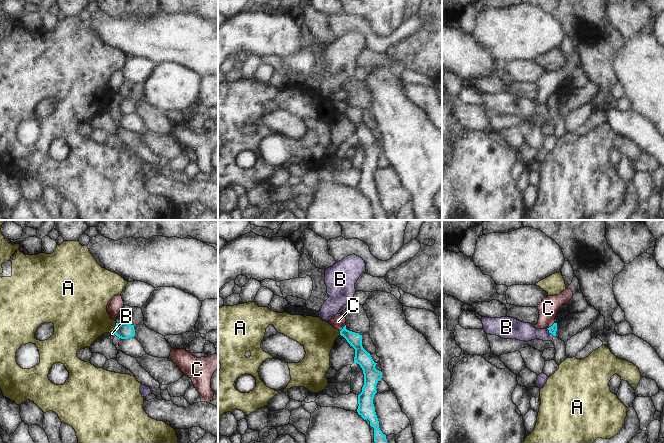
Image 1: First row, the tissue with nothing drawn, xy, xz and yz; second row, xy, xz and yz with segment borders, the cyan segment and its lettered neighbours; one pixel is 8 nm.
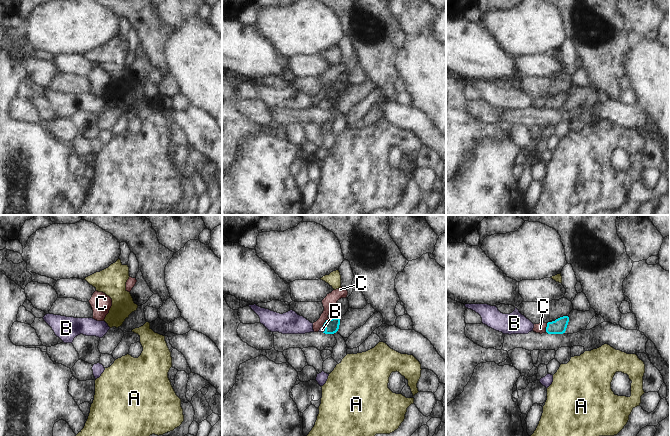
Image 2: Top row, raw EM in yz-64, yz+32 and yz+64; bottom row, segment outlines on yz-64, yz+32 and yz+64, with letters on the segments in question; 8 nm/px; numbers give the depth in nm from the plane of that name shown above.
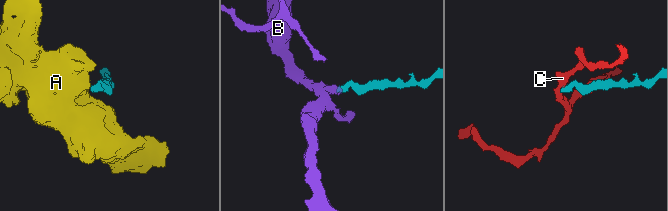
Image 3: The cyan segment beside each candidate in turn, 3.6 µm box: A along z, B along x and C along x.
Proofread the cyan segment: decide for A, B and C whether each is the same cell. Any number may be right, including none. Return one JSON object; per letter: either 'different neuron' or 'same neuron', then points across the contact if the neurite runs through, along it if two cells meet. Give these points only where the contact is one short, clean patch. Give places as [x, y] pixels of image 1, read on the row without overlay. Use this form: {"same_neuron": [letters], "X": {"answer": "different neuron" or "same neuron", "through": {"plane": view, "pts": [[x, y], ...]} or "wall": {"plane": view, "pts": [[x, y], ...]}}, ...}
{"same_neuron": ["B"], "A": {"answer": "different neuron", "wall": {"plane": "xy", "pts": [[116, 99], [113, 106]]}}, "B": {"answer": "same neuron", "through": {"plane": "yz", "pts": [[553, 104], [549, 108], [530, 109], [518, 106]]}}, "C": {"answer": "different neuron", "wall": {"plane": "yz", "pts": [[554, 98], [547, 104]]}}}

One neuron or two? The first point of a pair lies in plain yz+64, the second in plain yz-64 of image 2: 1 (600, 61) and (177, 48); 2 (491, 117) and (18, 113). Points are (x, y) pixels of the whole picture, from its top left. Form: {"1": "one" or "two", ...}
{"1": "two", "2": "one"}

